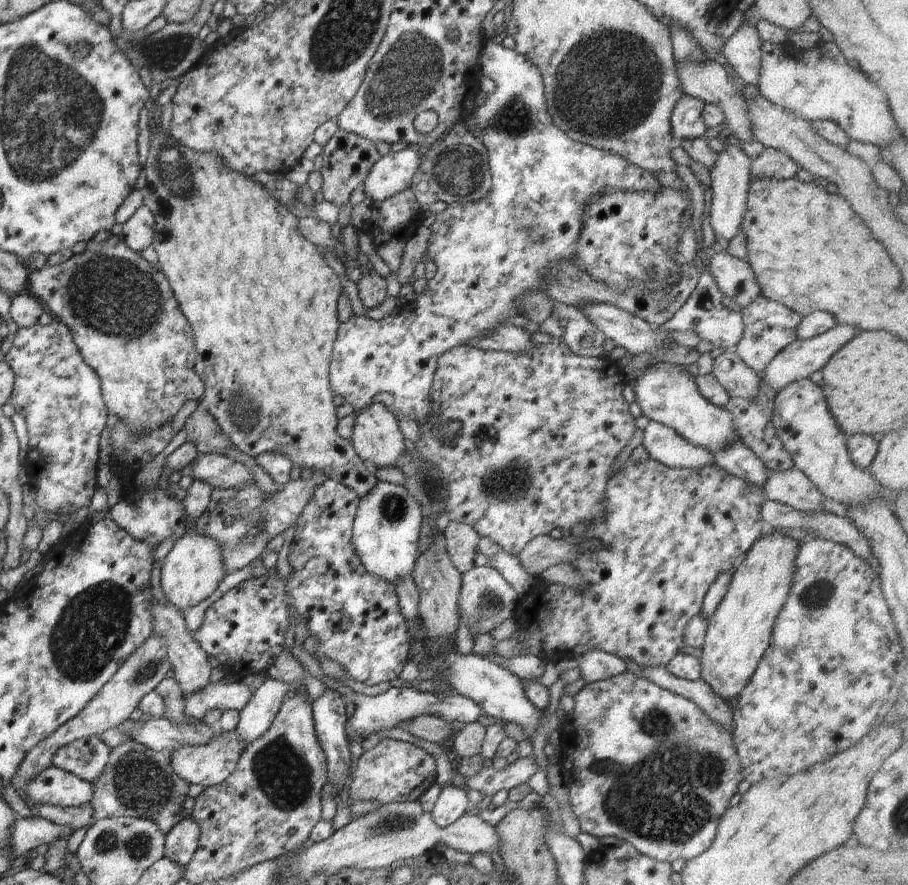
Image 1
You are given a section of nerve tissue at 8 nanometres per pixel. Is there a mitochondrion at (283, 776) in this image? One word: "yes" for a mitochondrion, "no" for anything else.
yes

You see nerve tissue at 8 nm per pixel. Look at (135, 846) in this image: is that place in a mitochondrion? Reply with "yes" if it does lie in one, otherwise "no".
yes

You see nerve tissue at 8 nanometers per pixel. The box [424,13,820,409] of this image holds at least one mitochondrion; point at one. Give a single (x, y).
(590, 105)

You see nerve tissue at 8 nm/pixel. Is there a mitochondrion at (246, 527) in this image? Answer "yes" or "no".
yes

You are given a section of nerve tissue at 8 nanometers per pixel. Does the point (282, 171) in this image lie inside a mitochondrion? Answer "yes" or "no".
no

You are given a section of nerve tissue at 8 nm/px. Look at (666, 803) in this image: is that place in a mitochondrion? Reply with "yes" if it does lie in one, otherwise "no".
yes

